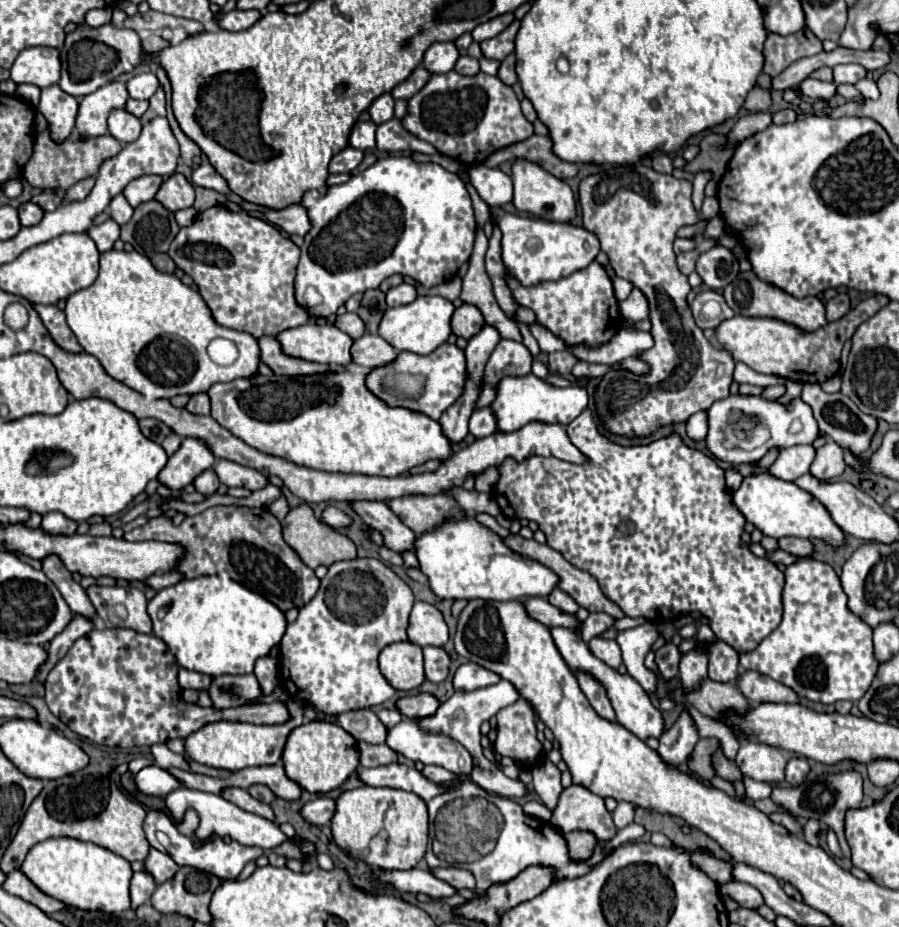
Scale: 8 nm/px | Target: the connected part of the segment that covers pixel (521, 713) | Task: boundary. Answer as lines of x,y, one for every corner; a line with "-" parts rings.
524,698
516,700
514,704
502,708
498,714
498,728
496,728
496,742
494,742
494,750
500,756
510,756
514,758
518,764
536,764
542,758
542,744
536,738
536,712
532,708
532,704

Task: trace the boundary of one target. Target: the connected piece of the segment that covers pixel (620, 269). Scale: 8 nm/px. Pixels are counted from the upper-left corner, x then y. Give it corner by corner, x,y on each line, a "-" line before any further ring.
626,164
602,170
598,174
590,174
582,178
578,186
578,202
582,210
582,224
586,230
598,236
602,252
608,254
610,266
616,276
630,280
636,288
644,292
650,302
650,320
654,336
654,348
644,350
640,360
650,364
648,376
634,376
630,372
608,372
600,378
596,390
596,410
608,432
626,434
626,436
648,436
662,424
686,422
694,412
708,410
716,400
724,400
730,396
734,360
726,350
718,350
712,342
708,342
702,330
694,324
692,312
686,304
686,296
692,290
688,278
676,268
676,256
672,252
672,242
676,238
678,228
692,226
700,222
700,216
690,200
692,182
686,178
676,178
672,174
660,174
642,164

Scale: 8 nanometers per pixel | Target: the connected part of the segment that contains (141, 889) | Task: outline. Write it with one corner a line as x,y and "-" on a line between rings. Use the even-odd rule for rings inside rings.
142,870
142,872
134,872
132,876
132,884
130,884
130,898
132,898
132,908
138,908
140,904
146,904
152,896
156,888
154,878

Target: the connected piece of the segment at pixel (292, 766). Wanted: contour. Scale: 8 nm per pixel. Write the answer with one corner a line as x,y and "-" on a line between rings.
324,720
302,724
290,732
284,746
282,760
284,760
286,774
290,780
300,784
300,788
314,794
316,792
326,794
334,788
340,788
346,782
346,778
356,772
360,764
360,754
356,744
358,742
338,724
324,722

